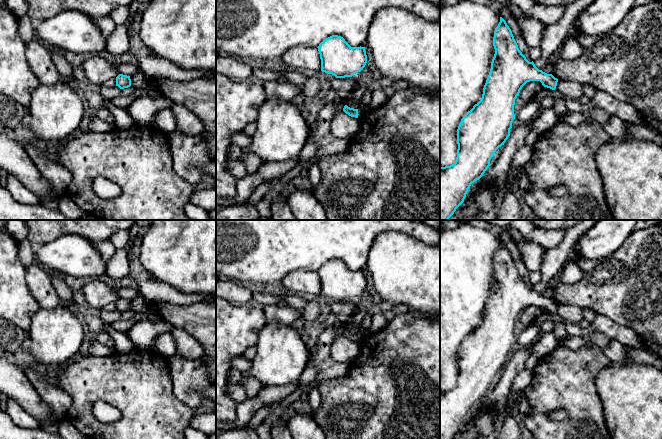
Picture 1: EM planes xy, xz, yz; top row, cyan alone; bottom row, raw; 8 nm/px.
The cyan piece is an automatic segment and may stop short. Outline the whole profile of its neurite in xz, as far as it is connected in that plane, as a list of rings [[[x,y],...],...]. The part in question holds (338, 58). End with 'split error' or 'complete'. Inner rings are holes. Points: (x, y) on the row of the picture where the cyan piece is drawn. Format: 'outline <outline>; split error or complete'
outline [[[332,35],[317,47],[321,71],[336,78],[352,77],[367,63],[365,47],[351,47],[343,37]]]; complete

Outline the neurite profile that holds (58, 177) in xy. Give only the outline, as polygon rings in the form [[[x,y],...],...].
[[[27,143],[23,147],[42,177],[49,183],[52,192],[59,198],[65,196],[72,180],[70,171],[36,147]]]

